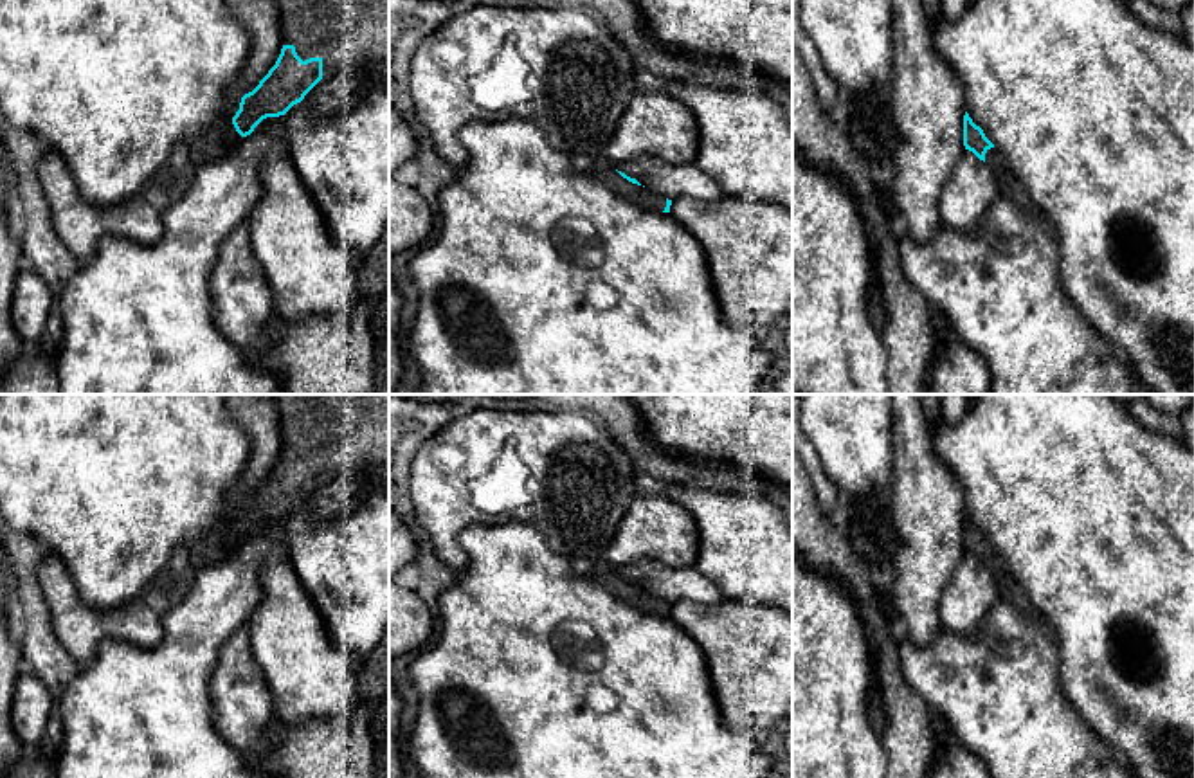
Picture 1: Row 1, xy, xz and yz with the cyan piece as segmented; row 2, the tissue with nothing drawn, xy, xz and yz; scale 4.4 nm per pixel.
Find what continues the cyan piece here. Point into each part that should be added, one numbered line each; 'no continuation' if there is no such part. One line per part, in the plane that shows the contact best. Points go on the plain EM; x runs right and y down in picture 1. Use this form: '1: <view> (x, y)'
1: xy (344, 431)
2: xz (606, 575)

